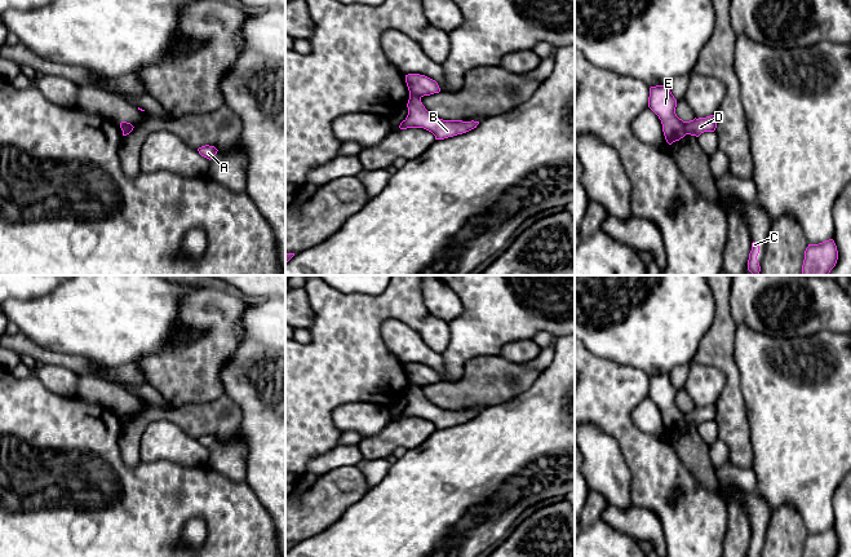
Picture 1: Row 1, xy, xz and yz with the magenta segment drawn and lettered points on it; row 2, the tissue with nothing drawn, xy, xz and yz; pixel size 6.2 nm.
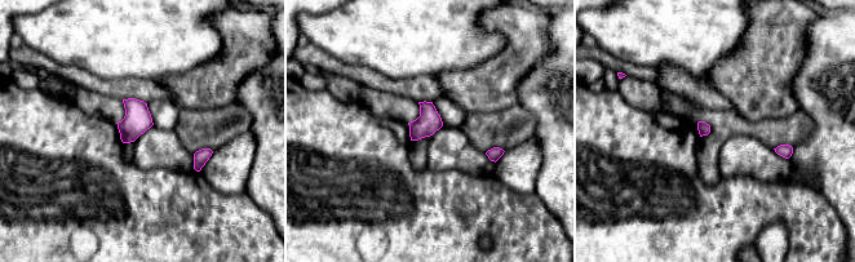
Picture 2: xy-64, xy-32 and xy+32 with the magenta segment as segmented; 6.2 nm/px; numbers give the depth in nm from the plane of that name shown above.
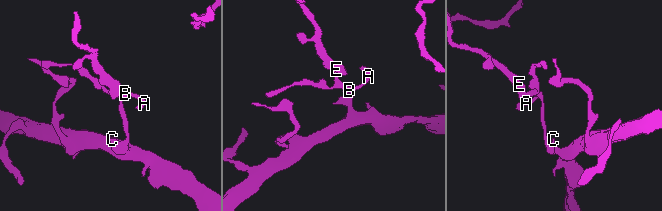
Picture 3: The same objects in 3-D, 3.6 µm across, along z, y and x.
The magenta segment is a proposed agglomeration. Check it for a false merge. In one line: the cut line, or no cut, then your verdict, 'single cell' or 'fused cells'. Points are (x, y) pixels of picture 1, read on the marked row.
cut in yz along (686, 122), (685, 133); fused cells

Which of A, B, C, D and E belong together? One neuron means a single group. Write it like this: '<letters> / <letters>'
A B C D / E

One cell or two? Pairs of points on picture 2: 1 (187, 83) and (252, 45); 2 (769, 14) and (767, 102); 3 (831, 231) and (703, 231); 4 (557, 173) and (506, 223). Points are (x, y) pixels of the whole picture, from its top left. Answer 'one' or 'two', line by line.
1: one
2: one
3: one
4: two

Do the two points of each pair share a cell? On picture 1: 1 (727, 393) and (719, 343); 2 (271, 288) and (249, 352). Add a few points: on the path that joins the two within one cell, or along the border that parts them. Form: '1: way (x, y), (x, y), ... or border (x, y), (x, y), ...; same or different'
1: way (731, 380), (731, 372), (721, 356); same
2: border (271, 297), (251, 299); different

